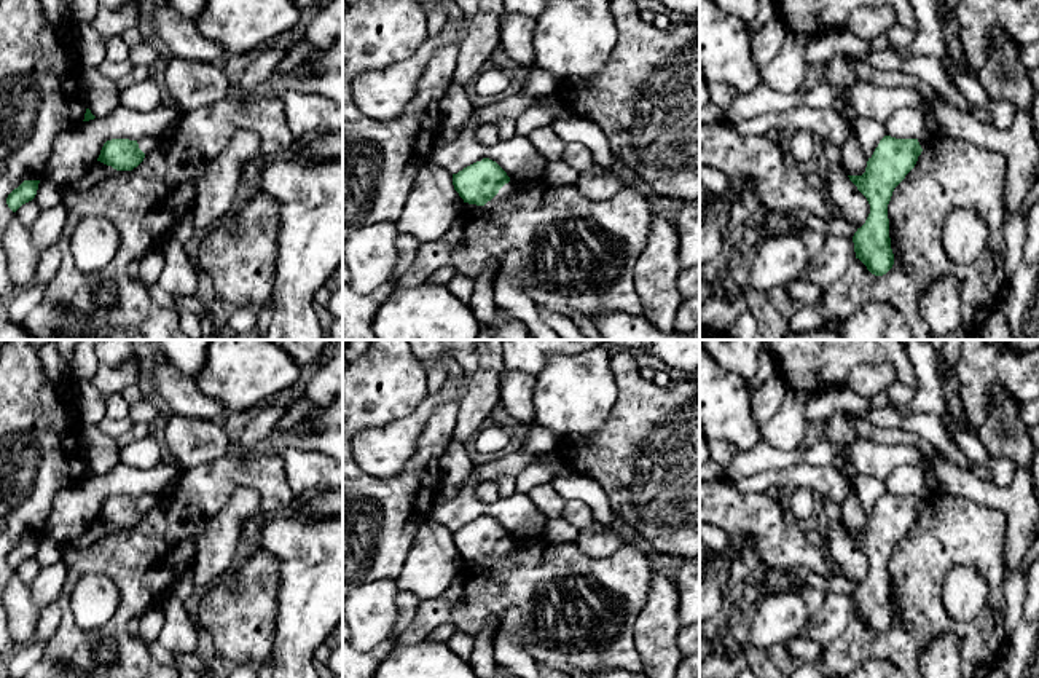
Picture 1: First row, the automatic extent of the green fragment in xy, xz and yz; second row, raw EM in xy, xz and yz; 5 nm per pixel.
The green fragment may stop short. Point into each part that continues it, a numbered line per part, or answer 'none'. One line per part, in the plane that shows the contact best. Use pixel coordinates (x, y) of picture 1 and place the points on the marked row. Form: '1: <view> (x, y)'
1: xz (507, 189)

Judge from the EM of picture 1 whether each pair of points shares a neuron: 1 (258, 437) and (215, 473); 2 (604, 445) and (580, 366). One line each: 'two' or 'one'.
1: two
2: two

